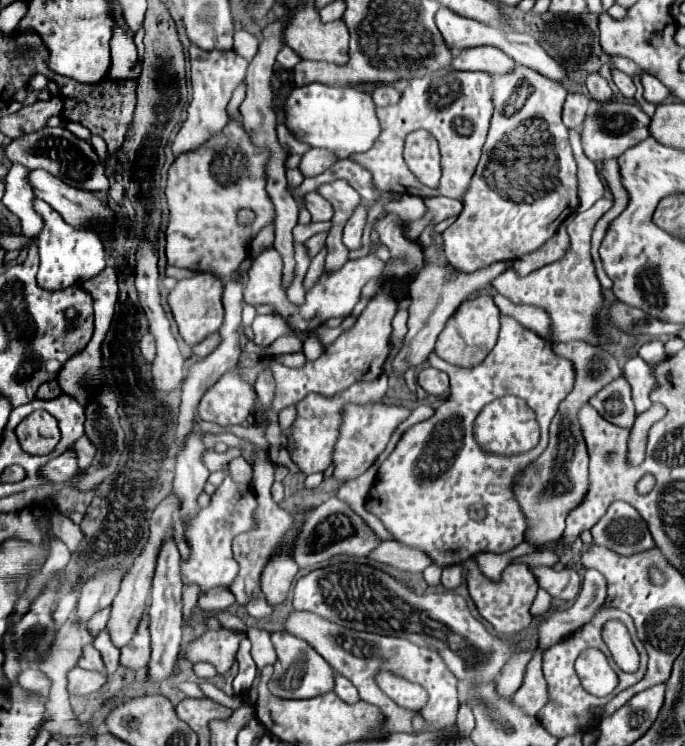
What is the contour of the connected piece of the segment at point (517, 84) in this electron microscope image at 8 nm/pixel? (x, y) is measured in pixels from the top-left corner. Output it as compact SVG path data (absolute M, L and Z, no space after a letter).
M525 66L509 76L501 76L491 84L493 118L483 146L481 160L463 194L463 208L457 220L443 232L447 260L457 270L479 270L499 260L517 260L527 252L543 246L579 206L577 198L577 164L569 144L569 130L561 122L561 110L567 90L561 82L547 80L539 72Z

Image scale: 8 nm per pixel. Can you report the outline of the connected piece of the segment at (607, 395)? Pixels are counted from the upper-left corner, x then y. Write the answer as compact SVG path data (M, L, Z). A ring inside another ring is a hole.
M621 376L607 384L595 398L591 398L591 406L609 422L621 426L621 428L631 428L635 422L635 406L631 400L631 386L629 382Z

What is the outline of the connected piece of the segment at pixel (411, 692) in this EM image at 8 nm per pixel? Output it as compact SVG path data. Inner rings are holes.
M379 672L377 684L383 688L383 692L391 700L395 700L403 708L419 710L425 704L425 690L419 684L413 684L395 674L389 674L389 672Z

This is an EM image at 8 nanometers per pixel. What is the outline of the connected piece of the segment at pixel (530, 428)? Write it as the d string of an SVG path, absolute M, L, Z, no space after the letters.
M503 396L487 404L473 422L473 430L475 440L483 448L483 452L495 452L499 456L523 454L539 444L539 424L535 420L535 412L517 396Z

